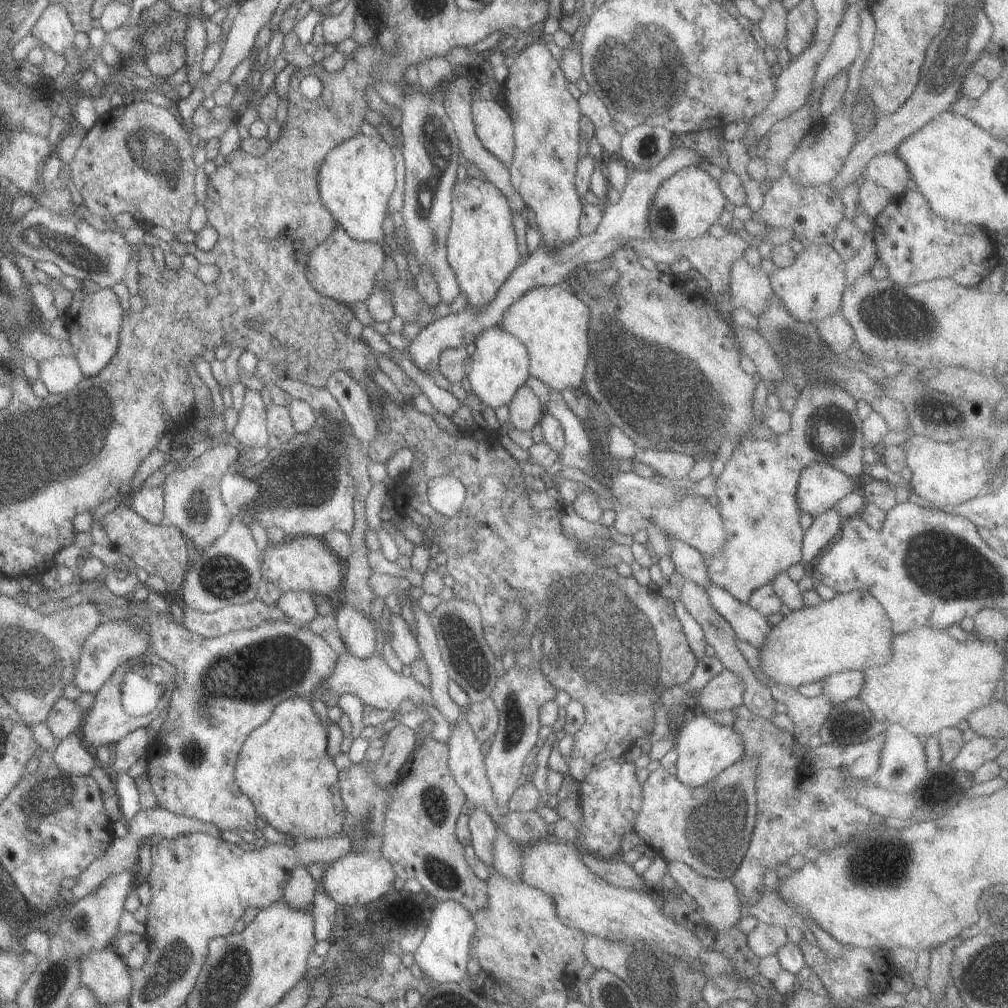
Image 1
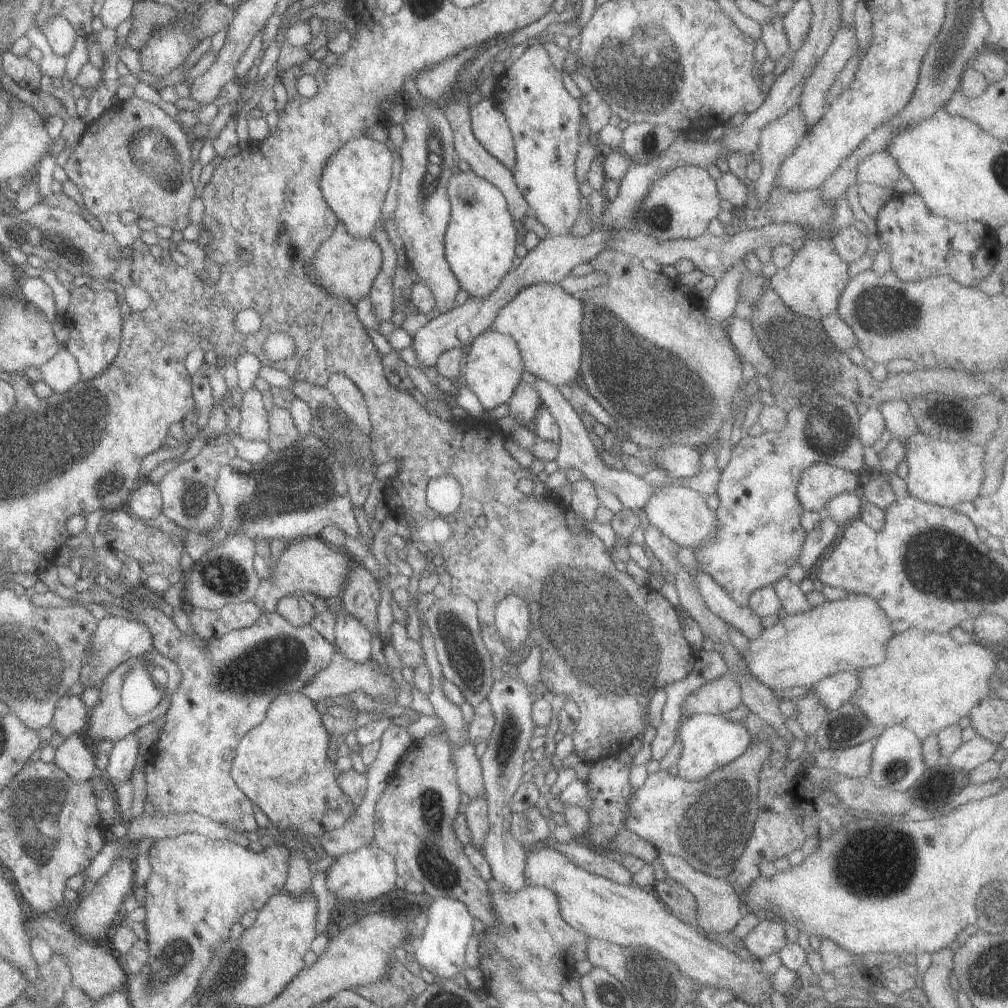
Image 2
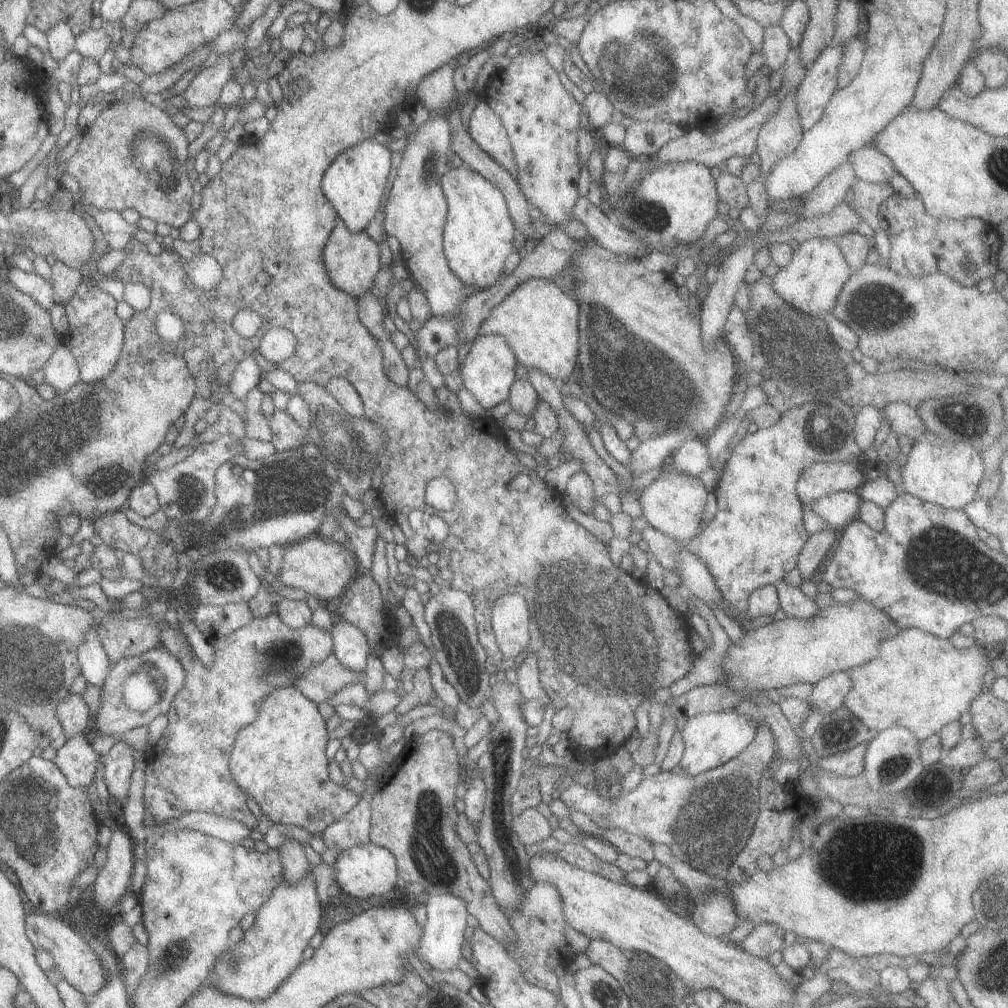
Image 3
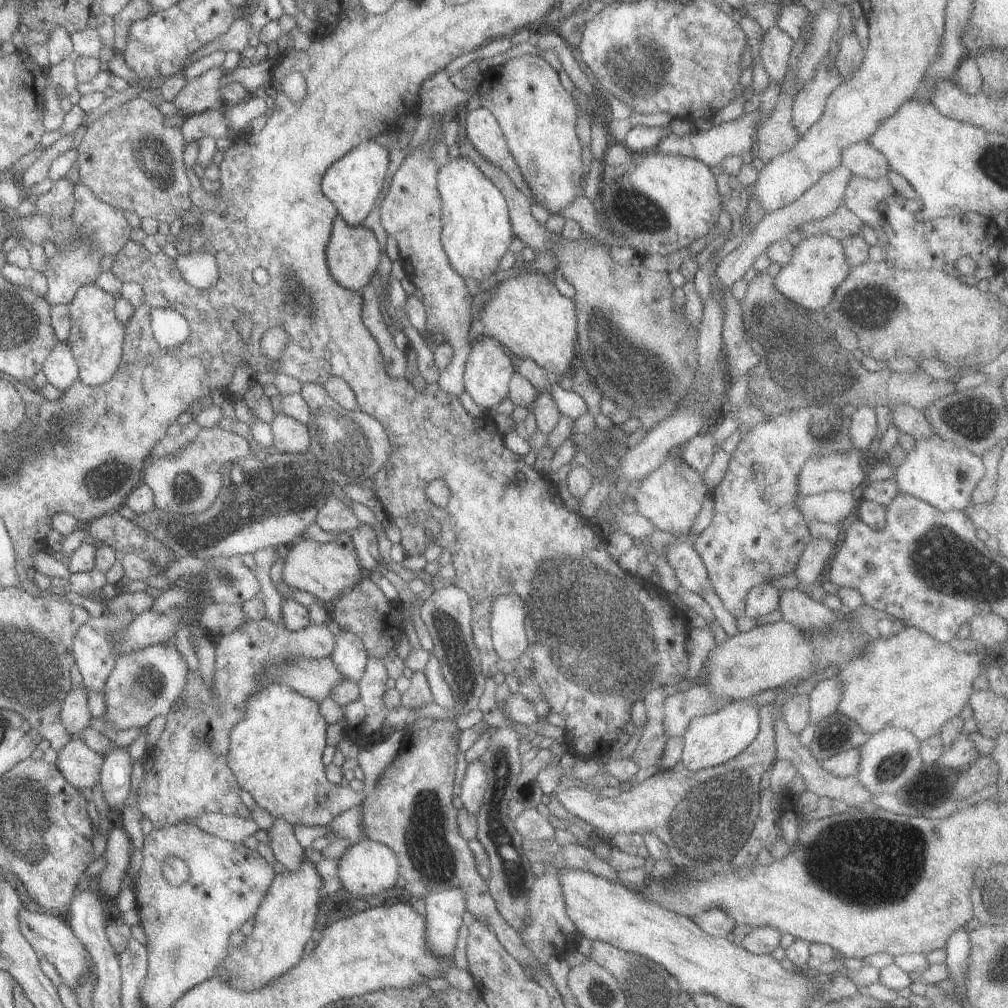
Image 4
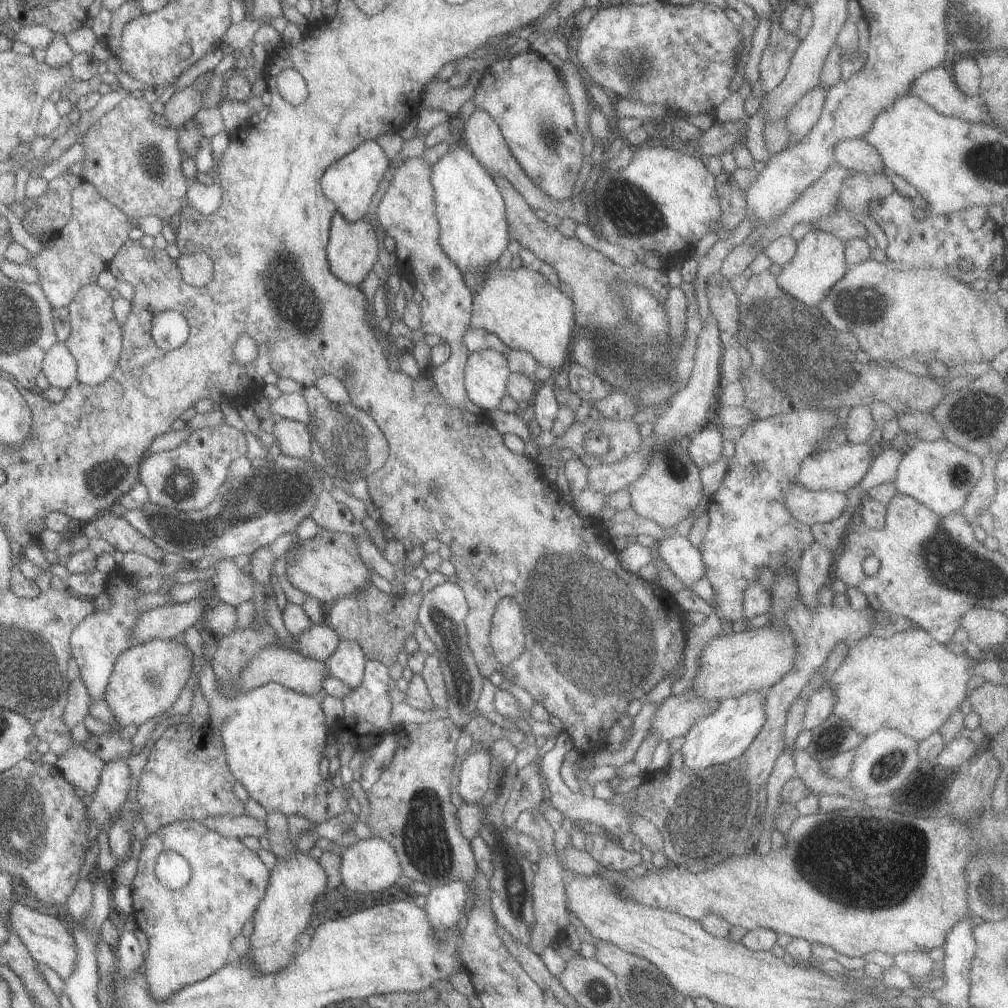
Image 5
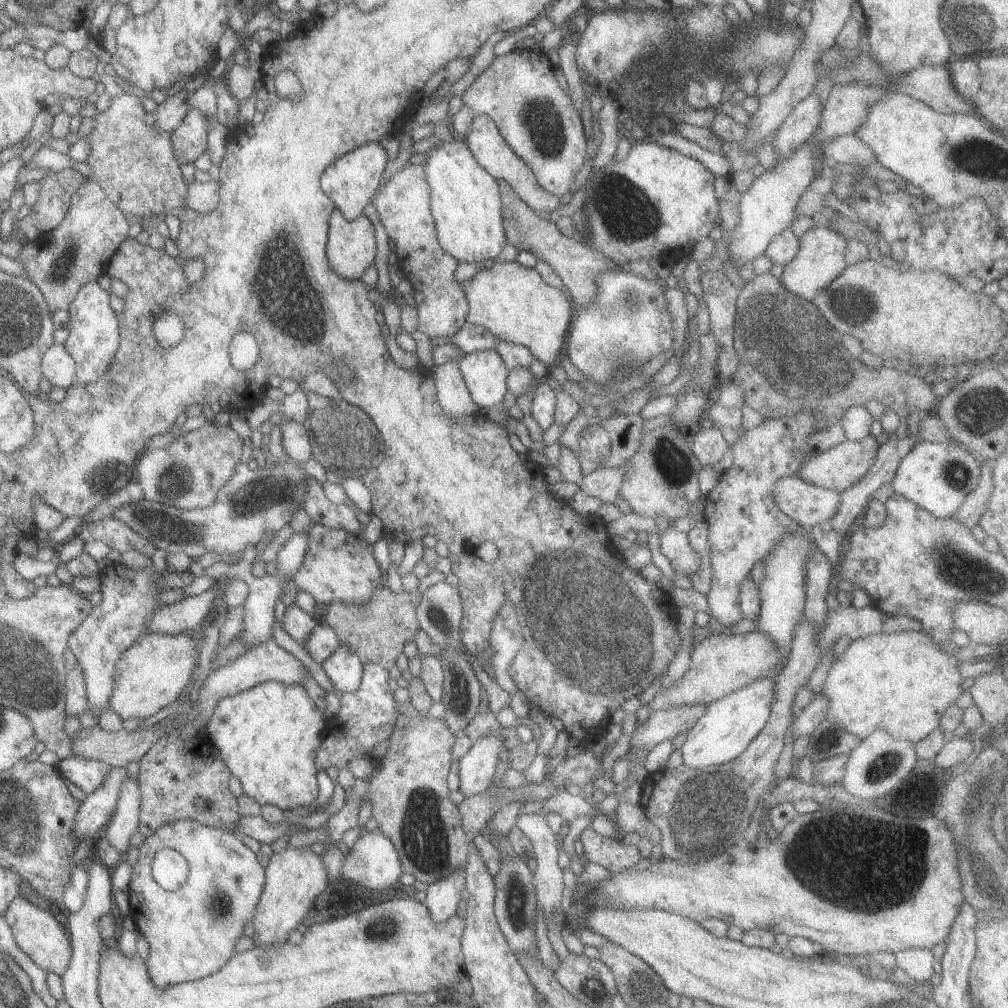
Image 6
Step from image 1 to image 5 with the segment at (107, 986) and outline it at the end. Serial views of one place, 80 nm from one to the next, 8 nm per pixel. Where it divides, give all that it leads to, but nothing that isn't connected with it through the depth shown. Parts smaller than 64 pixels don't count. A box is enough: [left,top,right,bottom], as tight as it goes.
[6,901,76,981]

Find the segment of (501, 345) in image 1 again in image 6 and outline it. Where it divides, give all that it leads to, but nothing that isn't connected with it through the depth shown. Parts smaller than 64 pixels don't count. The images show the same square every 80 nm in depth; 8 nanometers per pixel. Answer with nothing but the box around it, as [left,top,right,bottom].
[458,349,508,410]

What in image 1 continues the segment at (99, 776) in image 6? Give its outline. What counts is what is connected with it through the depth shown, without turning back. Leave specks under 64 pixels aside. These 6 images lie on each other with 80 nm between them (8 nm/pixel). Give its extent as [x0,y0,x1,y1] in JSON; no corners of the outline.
[52,733,94,776]

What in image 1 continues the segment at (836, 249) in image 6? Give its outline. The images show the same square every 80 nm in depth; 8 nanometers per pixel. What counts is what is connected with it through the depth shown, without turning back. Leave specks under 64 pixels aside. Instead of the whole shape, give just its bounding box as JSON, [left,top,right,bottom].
[768,244,847,323]

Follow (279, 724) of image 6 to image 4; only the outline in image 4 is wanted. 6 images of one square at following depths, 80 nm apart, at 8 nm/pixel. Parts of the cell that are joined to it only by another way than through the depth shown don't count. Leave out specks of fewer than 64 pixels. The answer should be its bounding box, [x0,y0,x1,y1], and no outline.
[226,683,404,827]

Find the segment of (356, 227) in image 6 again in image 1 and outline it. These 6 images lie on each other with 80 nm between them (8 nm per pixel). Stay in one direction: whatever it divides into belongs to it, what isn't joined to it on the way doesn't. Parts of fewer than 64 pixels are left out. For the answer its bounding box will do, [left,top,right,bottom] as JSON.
[304,226,386,305]

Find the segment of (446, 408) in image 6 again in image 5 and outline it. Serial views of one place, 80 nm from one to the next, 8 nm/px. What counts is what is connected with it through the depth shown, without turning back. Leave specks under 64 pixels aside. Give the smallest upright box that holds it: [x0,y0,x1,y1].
[375,155,473,409]

